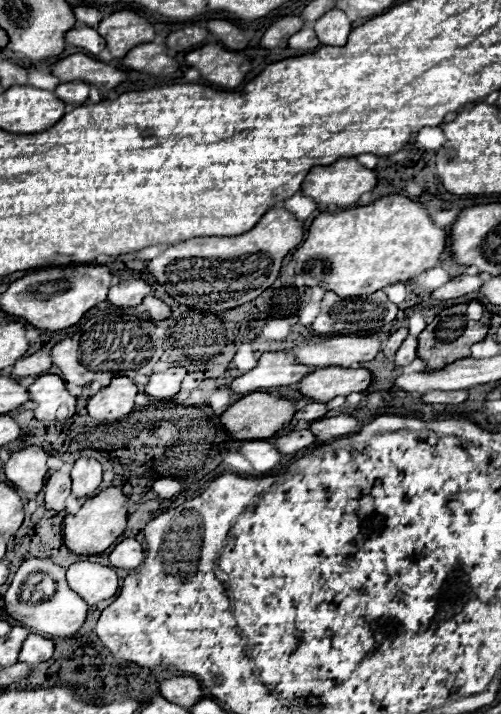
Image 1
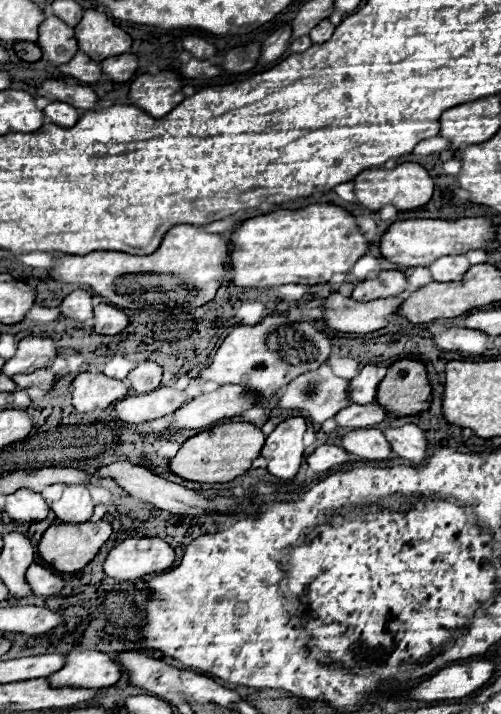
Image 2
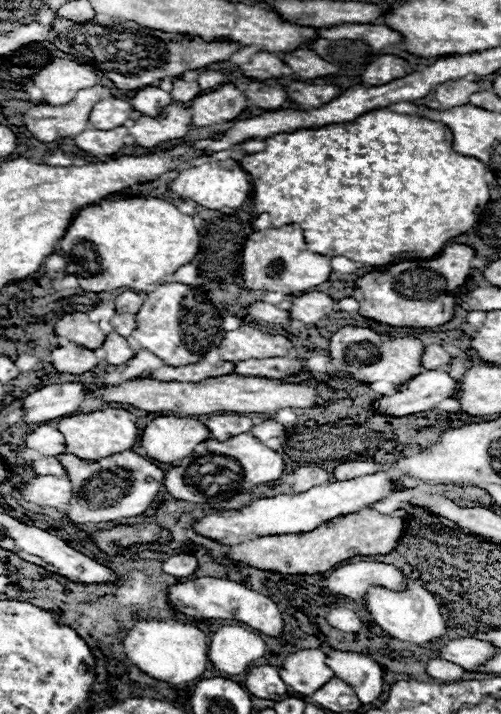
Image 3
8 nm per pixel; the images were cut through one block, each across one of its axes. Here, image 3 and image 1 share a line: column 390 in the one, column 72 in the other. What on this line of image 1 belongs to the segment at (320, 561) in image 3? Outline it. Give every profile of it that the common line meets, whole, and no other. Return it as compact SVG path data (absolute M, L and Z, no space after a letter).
M112 486L102 490L98 496L90 498L84 502L84 506L76 514L68 514L62 522L62 534L64 534L64 544L68 550L76 554L100 554L106 548L110 548L118 536L126 530L126 518L128 518L128 506L126 506L128 496L122 492L122 488Z

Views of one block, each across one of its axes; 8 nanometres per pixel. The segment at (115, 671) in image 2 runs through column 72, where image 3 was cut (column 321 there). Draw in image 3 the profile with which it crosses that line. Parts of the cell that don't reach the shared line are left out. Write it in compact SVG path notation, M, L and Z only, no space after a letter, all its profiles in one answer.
M300 650L290 654L282 668L280 678L298 694L314 694L328 678L334 678L334 672L326 666L326 654L322 650Z

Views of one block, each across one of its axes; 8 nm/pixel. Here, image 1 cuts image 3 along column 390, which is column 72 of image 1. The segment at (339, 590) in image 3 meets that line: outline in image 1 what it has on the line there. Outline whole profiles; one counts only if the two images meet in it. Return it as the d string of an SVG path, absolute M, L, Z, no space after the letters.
M76 562L68 568L68 584L90 606L112 598L118 592L118 574L114 568L96 562Z

